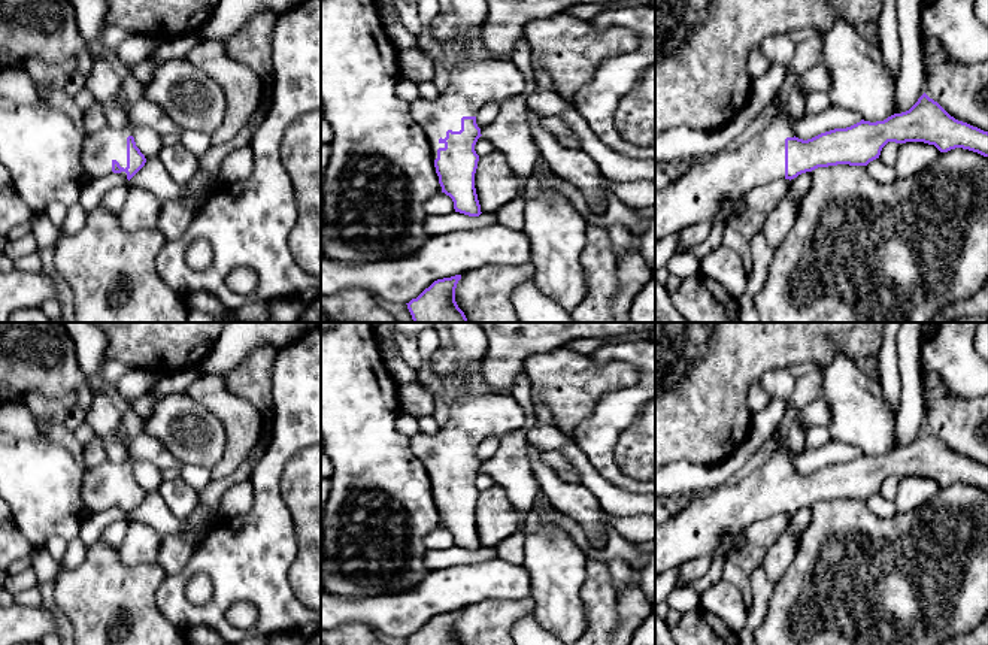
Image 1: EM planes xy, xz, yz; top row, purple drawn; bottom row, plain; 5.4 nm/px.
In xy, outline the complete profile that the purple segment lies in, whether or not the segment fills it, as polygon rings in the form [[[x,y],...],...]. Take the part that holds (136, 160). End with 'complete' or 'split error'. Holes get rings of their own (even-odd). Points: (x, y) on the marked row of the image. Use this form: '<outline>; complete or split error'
[[[145,97],[130,106],[127,119],[124,128],[106,125],[100,131],[85,136],[81,163],[87,179],[119,173],[130,181],[145,166],[146,158],[133,137],[137,127],[149,127],[160,137],[179,131],[163,109]]]; split error

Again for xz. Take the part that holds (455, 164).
[[[470,48],[457,52],[457,66],[451,72],[449,85],[437,99],[410,103],[412,118],[430,142],[442,193],[452,199],[455,212],[469,216],[482,214],[475,188],[475,173],[479,161],[475,145],[482,136],[476,124],[478,112],[488,103],[501,105],[504,100],[521,94],[524,87],[525,79],[512,61],[479,55]]]; split error

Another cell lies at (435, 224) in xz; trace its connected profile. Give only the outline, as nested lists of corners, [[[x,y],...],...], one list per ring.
[[[454,211],[448,215],[427,215],[424,221],[424,231],[430,237],[461,230],[472,230],[494,222],[494,215],[481,214],[479,216],[469,216]]]

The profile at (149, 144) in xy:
[[[136,127],[133,133],[136,146],[145,155],[146,160],[158,158],[163,148],[161,137],[149,127]]]

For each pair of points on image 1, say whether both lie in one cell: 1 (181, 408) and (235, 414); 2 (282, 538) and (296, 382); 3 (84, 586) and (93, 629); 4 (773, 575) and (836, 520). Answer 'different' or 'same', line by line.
1: different
2: same
3: same
4: different

